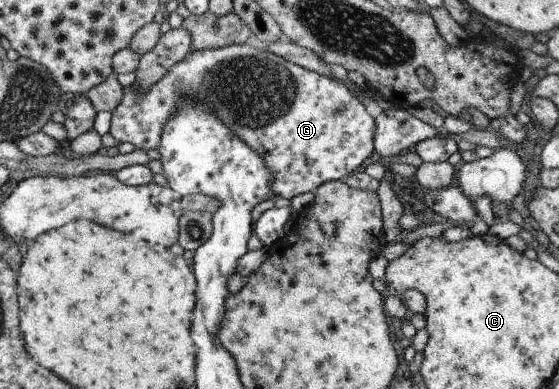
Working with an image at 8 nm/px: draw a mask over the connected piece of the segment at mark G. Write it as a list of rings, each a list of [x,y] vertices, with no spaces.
[[[252,39],[241,44],[229,44],[215,50],[189,50],[188,58],[177,60],[157,82],[145,92],[139,92],[133,84],[122,88],[122,98],[111,110],[108,132],[118,143],[129,142],[135,149],[157,150],[161,128],[169,122],[177,110],[181,98],[191,96],[197,104],[211,108],[213,114],[251,150],[263,158],[271,174],[269,190],[271,200],[289,200],[297,194],[314,191],[323,182],[344,180],[370,157],[374,151],[372,136],[374,118],[365,110],[359,99],[339,80],[331,80],[317,72],[301,68],[265,49]]]

